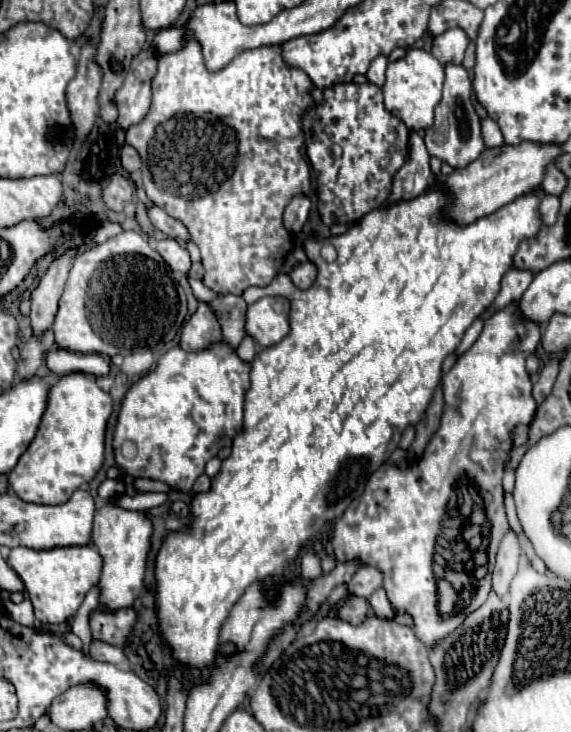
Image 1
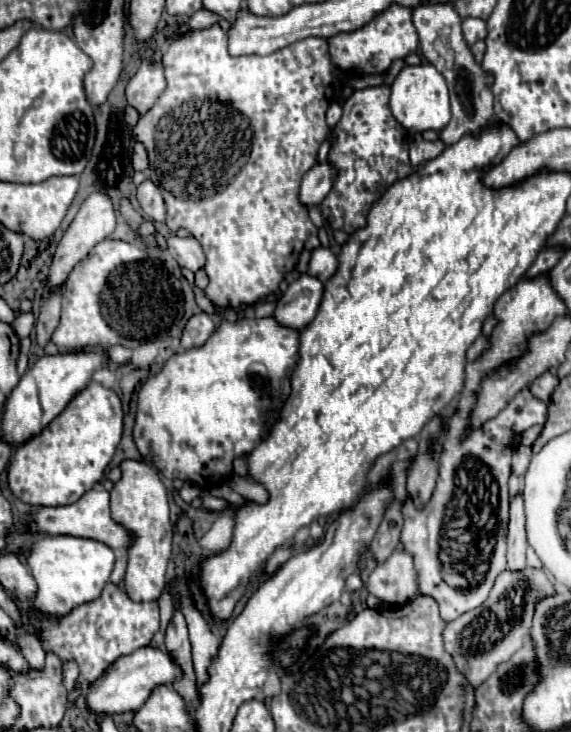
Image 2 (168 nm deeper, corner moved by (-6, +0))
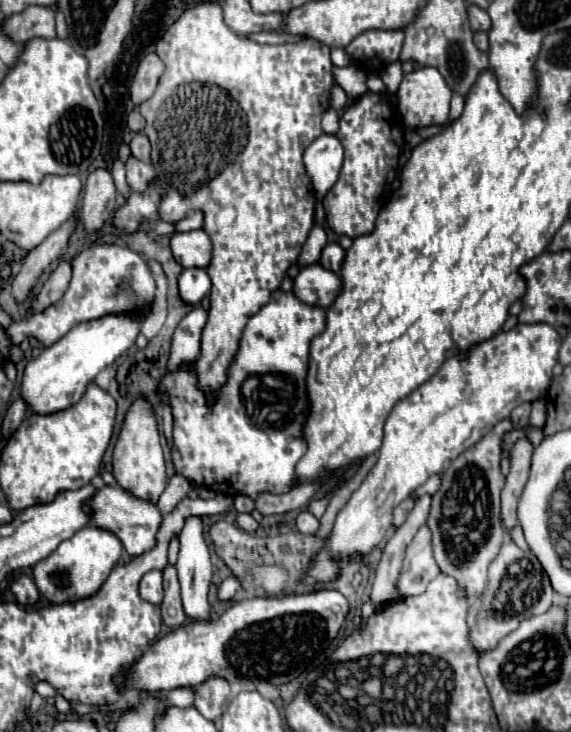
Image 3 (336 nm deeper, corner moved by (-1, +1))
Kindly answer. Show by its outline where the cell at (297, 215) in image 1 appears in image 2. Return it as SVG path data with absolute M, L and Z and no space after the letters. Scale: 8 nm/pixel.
M328 162L316 164L312 170L308 170L306 176L302 178L302 188L300 188L302 206L306 206L308 210L312 206L318 206L330 192L334 176L336 176L336 170L328 166Z

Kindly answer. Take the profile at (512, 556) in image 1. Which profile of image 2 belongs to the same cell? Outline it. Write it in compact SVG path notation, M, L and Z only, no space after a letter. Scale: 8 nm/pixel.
M522 496L510 500L510 526L508 526L508 570L526 568L526 530L524 530L524 506Z

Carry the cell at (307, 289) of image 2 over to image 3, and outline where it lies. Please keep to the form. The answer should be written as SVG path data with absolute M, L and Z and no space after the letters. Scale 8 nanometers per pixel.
M321 263L307 265L295 277L295 293L305 293L307 305L329 307L341 293L341 277Z

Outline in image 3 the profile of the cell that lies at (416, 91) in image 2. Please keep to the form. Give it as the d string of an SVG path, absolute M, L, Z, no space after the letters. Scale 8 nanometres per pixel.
M419 67L407 73L399 85L399 113L409 127L431 127L431 125L445 125L449 117L449 101L451 89L447 87L445 77L435 67Z

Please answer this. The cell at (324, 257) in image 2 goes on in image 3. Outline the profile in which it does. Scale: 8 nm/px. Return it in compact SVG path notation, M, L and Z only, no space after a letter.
M329 243L325 249L323 249L323 255L321 255L321 265L325 269L331 269L335 273L341 271L341 263L343 263L343 257L345 257L345 251L341 245L337 243Z

